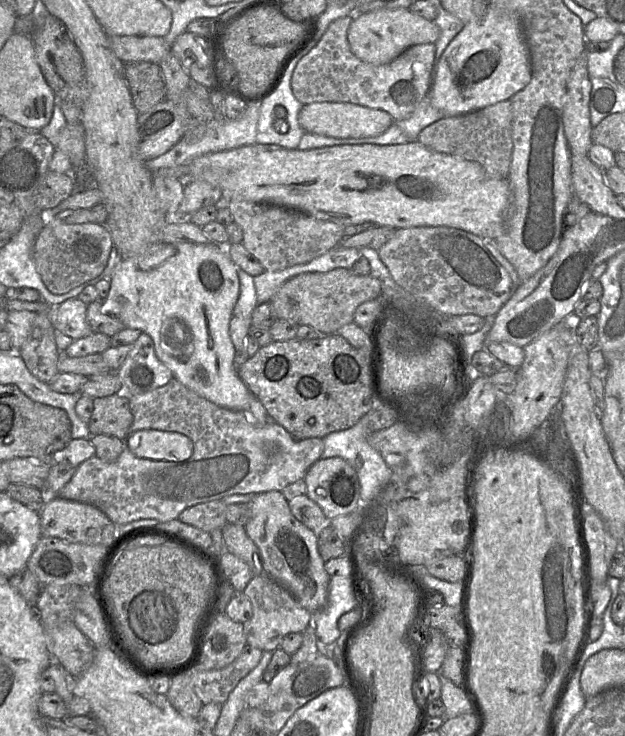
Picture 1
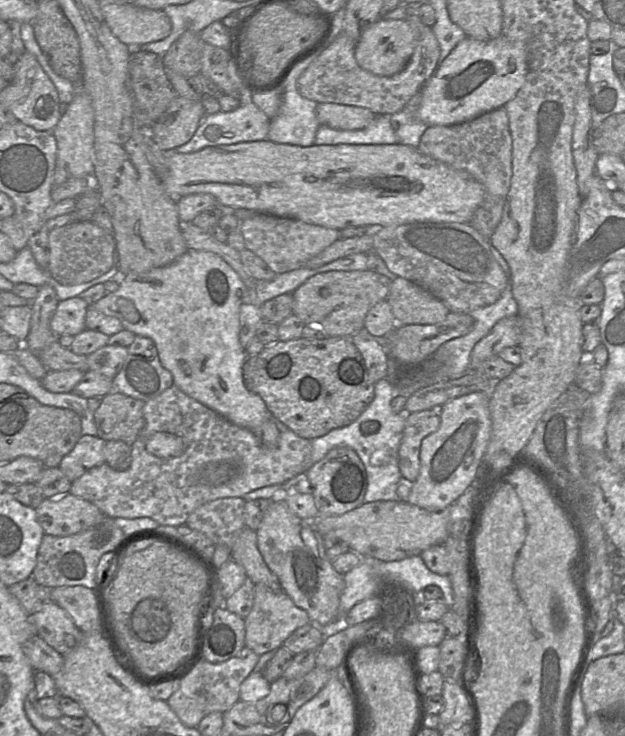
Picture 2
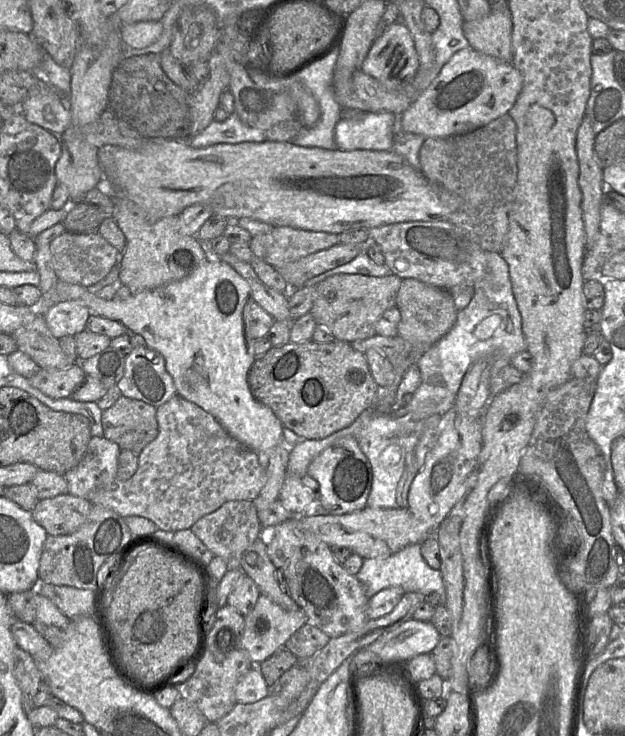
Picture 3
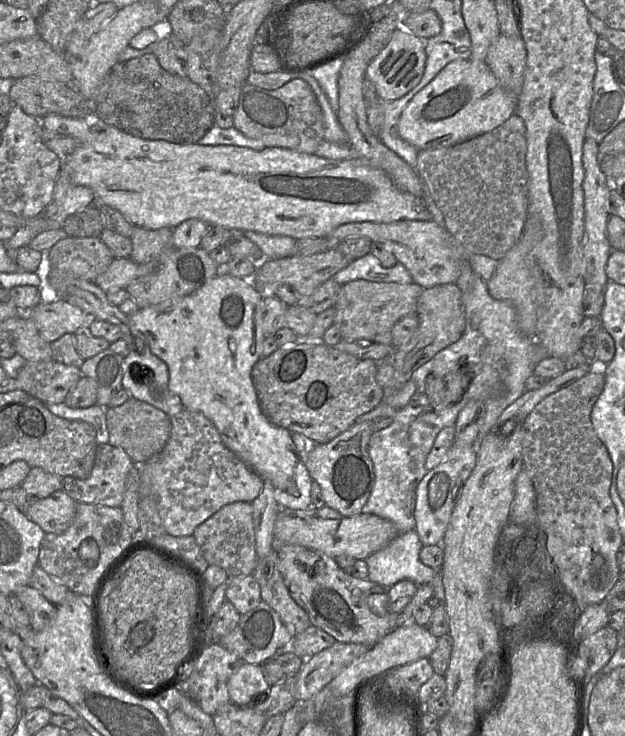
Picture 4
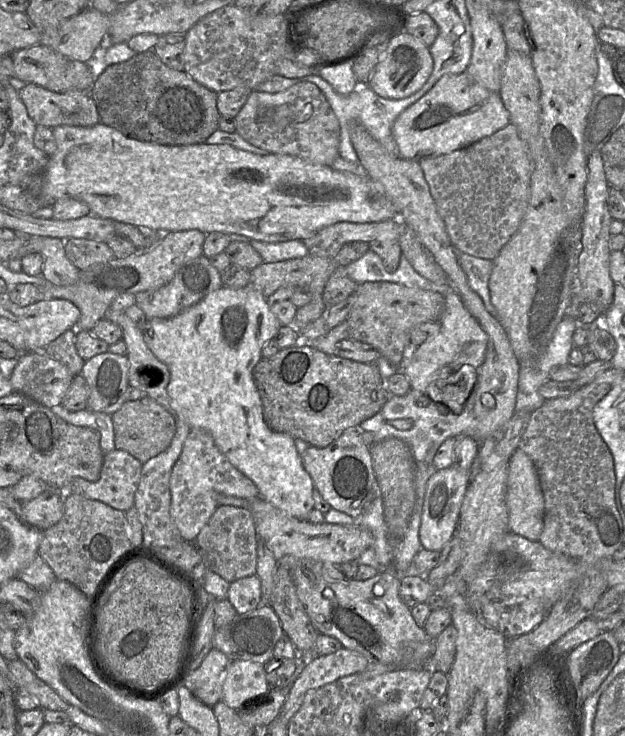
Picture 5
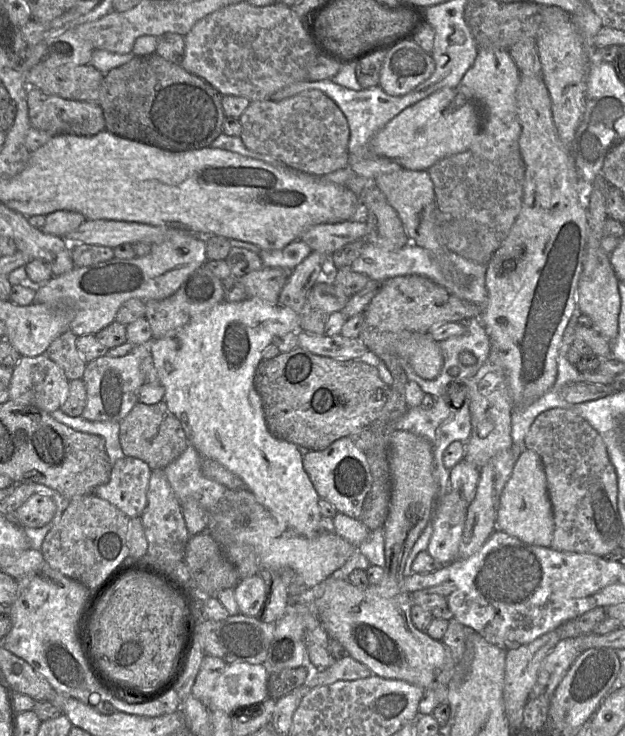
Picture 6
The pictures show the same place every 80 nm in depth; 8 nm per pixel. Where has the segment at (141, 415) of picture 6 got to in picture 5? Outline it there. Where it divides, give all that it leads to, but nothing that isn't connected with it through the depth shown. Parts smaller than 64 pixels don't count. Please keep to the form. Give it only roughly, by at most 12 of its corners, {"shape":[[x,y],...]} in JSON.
{"shape":[[148,397],[111,419],[116,449],[142,464],[166,450],[175,417]]}

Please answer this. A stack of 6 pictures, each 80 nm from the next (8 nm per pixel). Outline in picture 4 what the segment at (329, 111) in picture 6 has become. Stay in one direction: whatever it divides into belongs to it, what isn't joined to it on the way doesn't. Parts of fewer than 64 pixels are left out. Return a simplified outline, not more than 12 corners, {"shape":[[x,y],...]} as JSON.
{"shape":[[304,78],[241,86],[234,127],[315,154],[322,105]]}

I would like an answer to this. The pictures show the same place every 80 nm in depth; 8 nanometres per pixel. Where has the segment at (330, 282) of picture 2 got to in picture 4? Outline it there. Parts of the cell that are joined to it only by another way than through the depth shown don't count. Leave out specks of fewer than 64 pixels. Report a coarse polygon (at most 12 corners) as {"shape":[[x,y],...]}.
{"shape":[[354,280],[341,286],[333,325],[348,342],[393,347],[423,288]]}

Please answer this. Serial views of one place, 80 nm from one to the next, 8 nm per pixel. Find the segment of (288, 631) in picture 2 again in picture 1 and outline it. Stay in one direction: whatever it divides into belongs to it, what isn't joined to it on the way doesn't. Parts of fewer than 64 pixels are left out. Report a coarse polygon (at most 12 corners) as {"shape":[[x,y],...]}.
{"shape":[[268,575],[243,593],[252,604],[247,644],[280,648],[313,614]]}

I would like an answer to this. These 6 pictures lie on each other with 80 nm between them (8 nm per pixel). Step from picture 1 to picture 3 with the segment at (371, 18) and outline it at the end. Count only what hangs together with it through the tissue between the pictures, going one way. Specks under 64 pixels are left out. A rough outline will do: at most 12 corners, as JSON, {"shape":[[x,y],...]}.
{"shape":[[387,27],[361,71],[388,89],[414,78],[409,28]]}

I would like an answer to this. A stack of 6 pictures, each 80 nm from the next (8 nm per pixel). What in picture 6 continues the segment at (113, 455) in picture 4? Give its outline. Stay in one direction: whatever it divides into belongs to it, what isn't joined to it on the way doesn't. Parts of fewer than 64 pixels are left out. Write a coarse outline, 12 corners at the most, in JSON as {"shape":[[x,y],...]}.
{"shape":[[125,456],[92,494],[129,518],[147,506],[151,471]]}

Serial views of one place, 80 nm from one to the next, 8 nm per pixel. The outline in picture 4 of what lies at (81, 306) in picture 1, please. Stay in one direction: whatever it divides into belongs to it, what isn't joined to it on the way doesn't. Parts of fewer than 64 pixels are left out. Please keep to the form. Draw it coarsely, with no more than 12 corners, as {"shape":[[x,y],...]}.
{"shape":[[64,300],[39,303],[31,319],[43,340],[86,329],[88,315]]}

